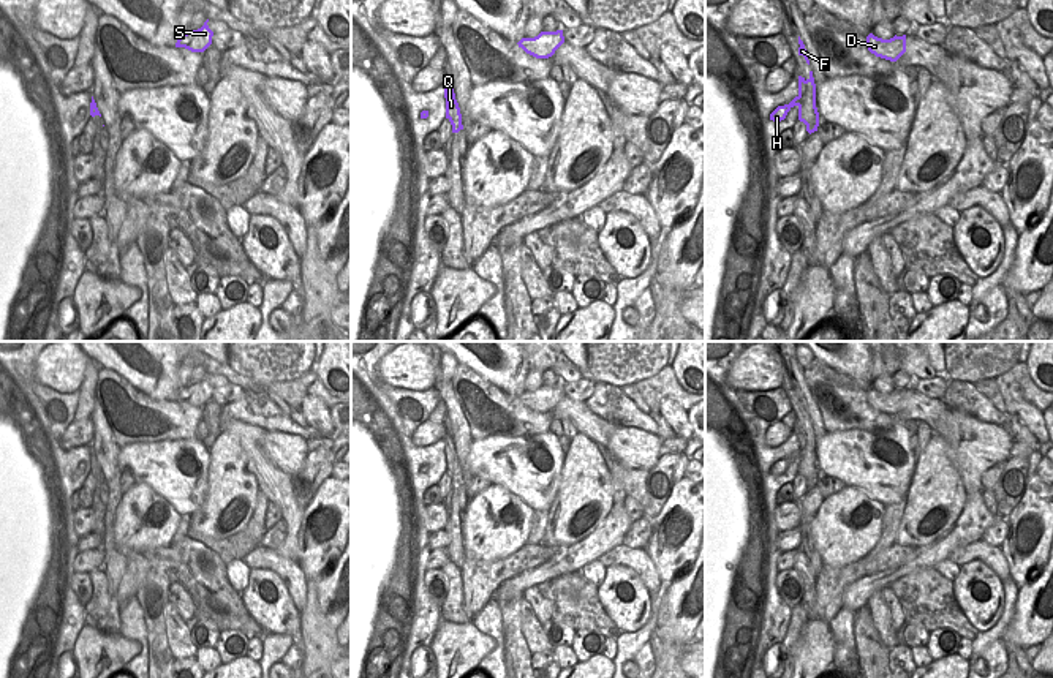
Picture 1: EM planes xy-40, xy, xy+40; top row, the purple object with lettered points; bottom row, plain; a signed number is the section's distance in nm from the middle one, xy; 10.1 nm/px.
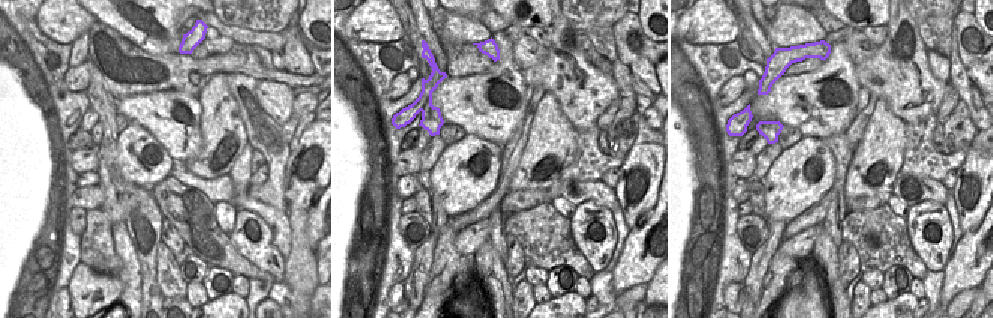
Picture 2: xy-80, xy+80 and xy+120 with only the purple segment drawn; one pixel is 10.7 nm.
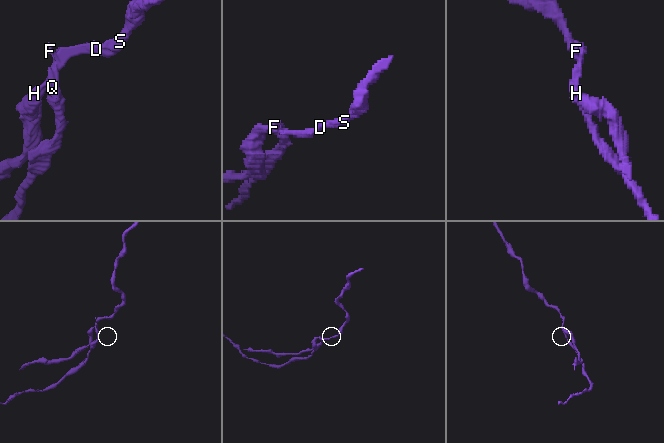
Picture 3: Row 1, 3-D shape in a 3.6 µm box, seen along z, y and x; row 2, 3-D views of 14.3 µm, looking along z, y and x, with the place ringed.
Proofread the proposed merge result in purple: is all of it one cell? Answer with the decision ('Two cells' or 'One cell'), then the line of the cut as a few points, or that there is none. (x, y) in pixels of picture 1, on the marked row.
Two cells. Split along xy+40 (807, 81), (807, 90), (799, 106).

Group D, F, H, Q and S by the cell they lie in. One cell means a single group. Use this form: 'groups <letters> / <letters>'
groups D F H S / Q

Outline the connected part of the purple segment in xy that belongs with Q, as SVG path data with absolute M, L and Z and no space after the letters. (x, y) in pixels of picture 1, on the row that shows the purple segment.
M447 84L447 90L444 92L444 98L446 98L446 119L452 125L452 133L459 133L460 130L463 130L463 125L462 125L462 114L460 114L459 103L455 100L452 84Z

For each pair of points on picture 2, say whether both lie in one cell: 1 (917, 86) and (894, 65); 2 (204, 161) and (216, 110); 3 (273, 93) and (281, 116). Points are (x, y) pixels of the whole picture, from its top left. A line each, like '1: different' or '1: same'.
1: same
2: same
3: same

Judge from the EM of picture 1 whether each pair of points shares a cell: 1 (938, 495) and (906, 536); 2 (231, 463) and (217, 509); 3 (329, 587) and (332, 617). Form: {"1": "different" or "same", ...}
{"1": "same", "2": "same", "3": "same"}

